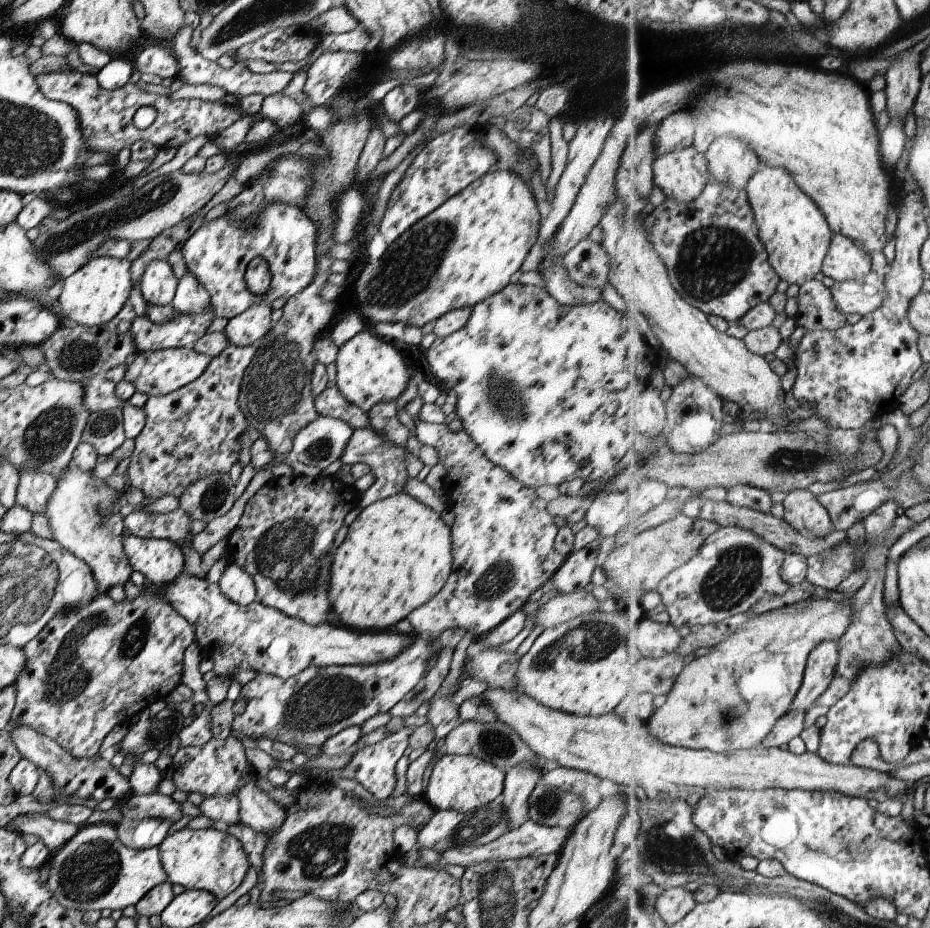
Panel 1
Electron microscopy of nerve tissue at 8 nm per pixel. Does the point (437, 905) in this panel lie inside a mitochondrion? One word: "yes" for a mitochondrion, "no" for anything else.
no

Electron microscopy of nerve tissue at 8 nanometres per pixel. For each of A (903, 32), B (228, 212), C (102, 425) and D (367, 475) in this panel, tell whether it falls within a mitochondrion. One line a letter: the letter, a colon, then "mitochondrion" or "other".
A: other
B: other
C: mitochondrion
D: other

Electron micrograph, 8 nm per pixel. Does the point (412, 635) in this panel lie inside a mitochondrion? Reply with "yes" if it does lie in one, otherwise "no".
no

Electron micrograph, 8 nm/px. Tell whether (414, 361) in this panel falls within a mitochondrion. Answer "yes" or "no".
no

